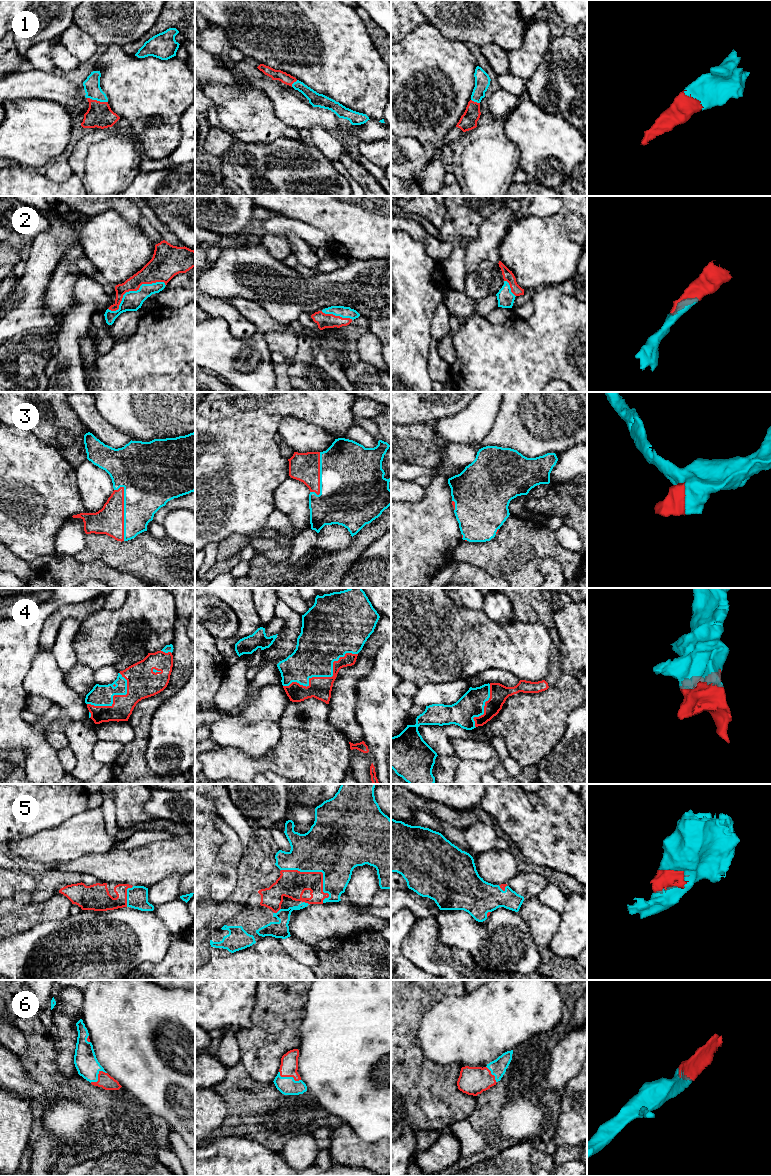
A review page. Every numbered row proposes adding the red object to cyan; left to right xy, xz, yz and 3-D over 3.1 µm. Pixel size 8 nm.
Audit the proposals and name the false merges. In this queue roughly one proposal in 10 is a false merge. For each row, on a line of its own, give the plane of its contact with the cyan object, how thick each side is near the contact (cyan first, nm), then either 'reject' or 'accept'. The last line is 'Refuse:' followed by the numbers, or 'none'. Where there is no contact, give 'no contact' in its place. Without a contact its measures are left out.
1: xy | 130/200 nm | accept
2: xy | 160/180 nm | accept
3: xy | 360/220 nm | accept
4: xz | 360/180 nm | accept
5: xz | 460/220 nm | accept
6: xz | 140/140 nm | accept
Refuse: none

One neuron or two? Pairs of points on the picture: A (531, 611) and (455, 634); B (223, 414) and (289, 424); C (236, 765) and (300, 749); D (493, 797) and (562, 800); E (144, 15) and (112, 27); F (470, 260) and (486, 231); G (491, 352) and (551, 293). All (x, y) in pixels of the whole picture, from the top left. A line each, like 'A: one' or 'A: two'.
A: two
B: two
C: one
D: one
E: one
F: one
G: one

